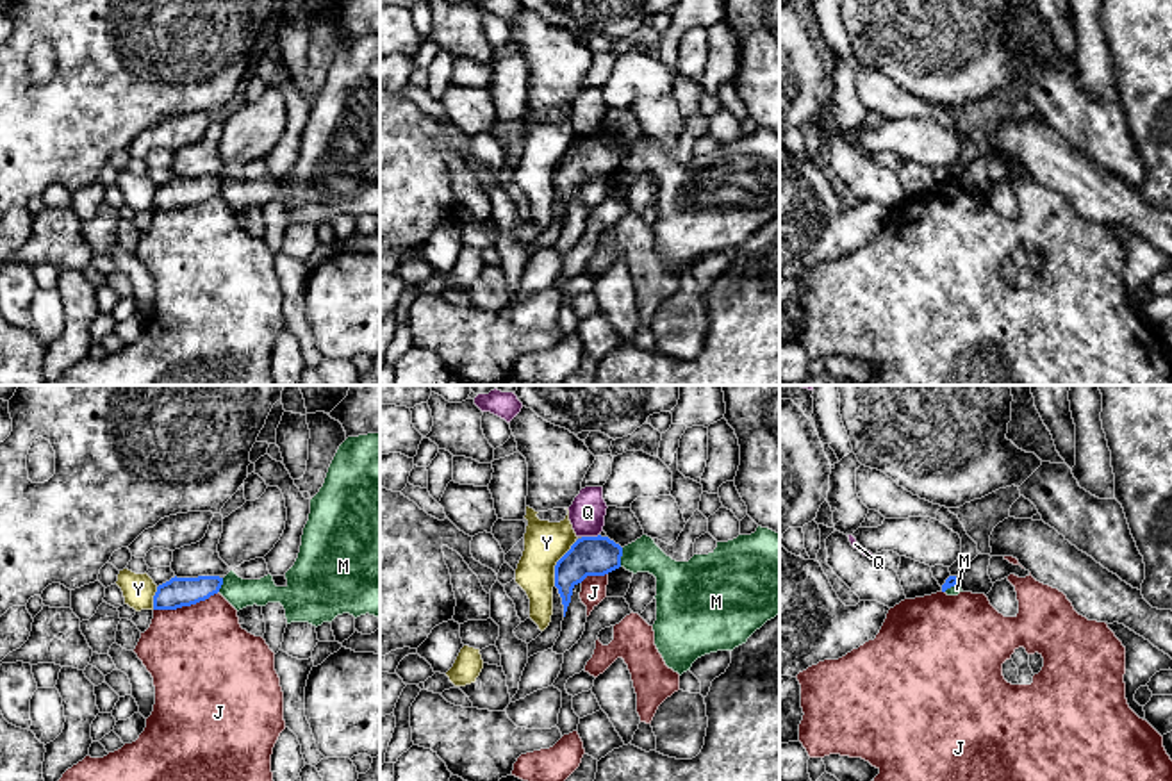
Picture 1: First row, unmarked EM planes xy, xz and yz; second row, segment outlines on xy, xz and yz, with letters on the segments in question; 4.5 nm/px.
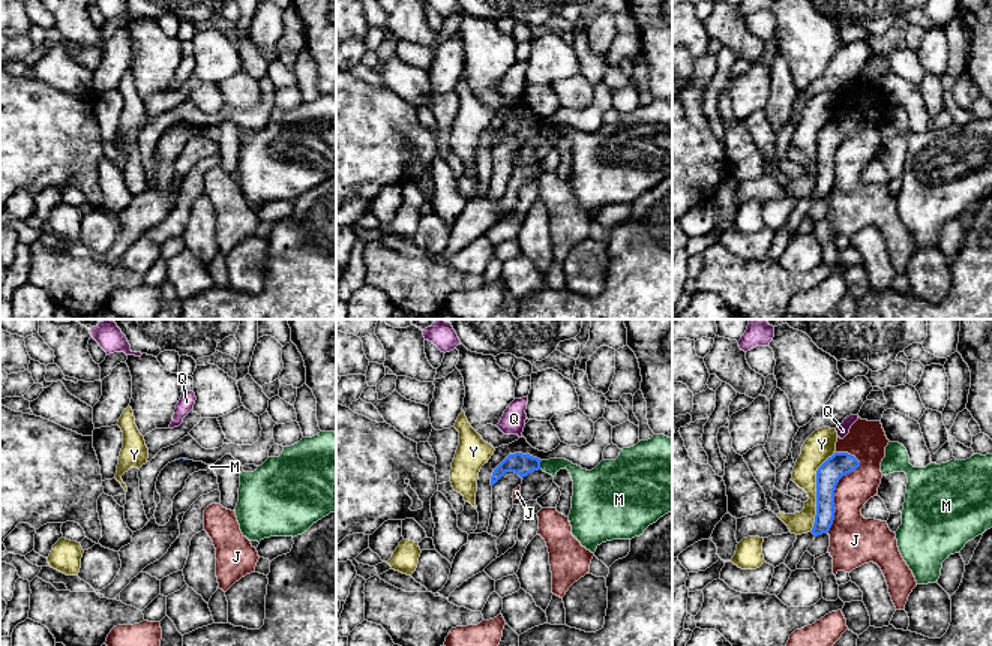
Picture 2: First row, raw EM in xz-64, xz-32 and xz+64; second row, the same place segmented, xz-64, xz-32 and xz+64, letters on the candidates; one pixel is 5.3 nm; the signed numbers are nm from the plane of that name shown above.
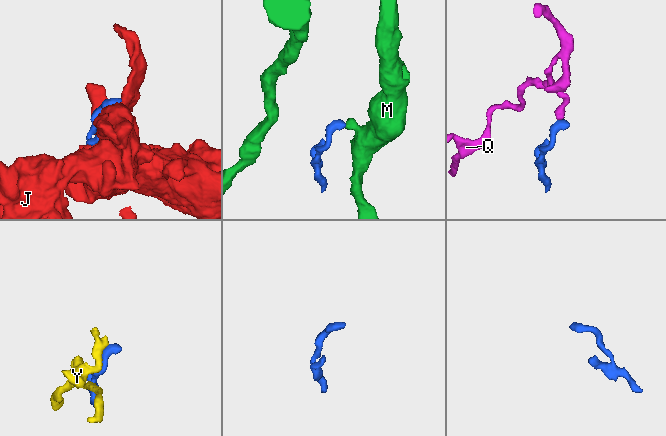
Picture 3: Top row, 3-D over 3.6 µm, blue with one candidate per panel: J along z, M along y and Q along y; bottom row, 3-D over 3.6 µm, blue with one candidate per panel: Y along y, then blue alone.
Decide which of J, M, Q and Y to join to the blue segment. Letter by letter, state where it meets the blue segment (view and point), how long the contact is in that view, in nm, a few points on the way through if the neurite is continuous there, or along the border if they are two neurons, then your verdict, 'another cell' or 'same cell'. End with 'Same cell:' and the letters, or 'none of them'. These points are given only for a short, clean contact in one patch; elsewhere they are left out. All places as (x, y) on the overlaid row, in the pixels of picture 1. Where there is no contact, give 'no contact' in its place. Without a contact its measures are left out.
J: meets blue in xy at (186, 605); contact 300 nm long; another cell
M: meets blue in xz at (621, 555); contact 90 nm long; border along xz (623, 548), (619, 566); another cell
Q: meets blue in xz at (589, 537); contact 80 nm long; border along xz (598, 534), (582, 537); another cell
Y: meets blue in xz at (557, 564); contact 240 nm long; another cell
Same cell: none of them

